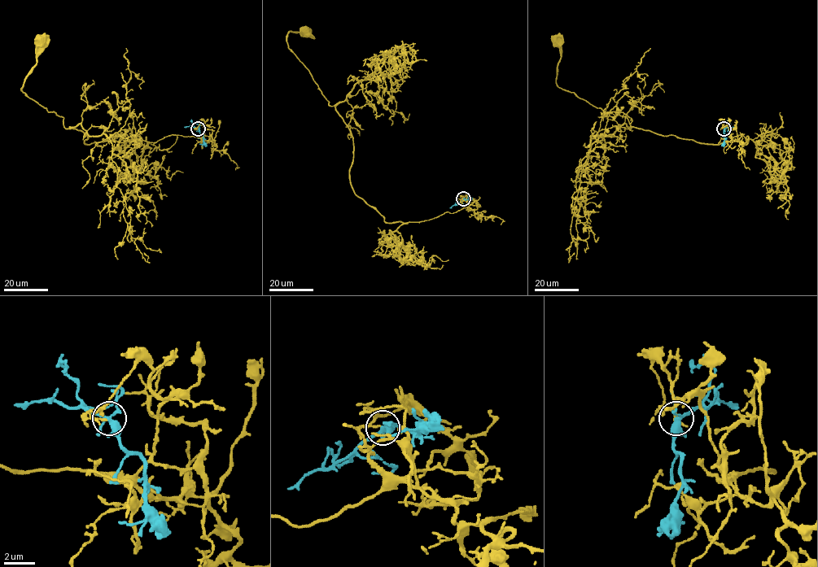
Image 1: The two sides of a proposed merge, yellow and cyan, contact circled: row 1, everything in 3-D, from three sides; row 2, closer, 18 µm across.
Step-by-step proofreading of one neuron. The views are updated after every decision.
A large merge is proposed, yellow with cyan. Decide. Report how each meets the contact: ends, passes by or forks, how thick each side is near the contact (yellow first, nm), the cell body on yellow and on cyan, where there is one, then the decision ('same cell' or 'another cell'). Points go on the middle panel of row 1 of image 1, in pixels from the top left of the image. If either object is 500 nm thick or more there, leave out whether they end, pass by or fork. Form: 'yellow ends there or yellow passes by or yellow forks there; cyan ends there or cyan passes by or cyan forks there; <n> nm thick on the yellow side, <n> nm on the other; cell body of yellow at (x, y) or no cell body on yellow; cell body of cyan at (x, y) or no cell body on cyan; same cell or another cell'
yellow ends there; cyan forks there; 110 nm thick on the yellow side, 280 nm on the other; cell body of yellow at (306, 32); no cell body on cyan; another cell

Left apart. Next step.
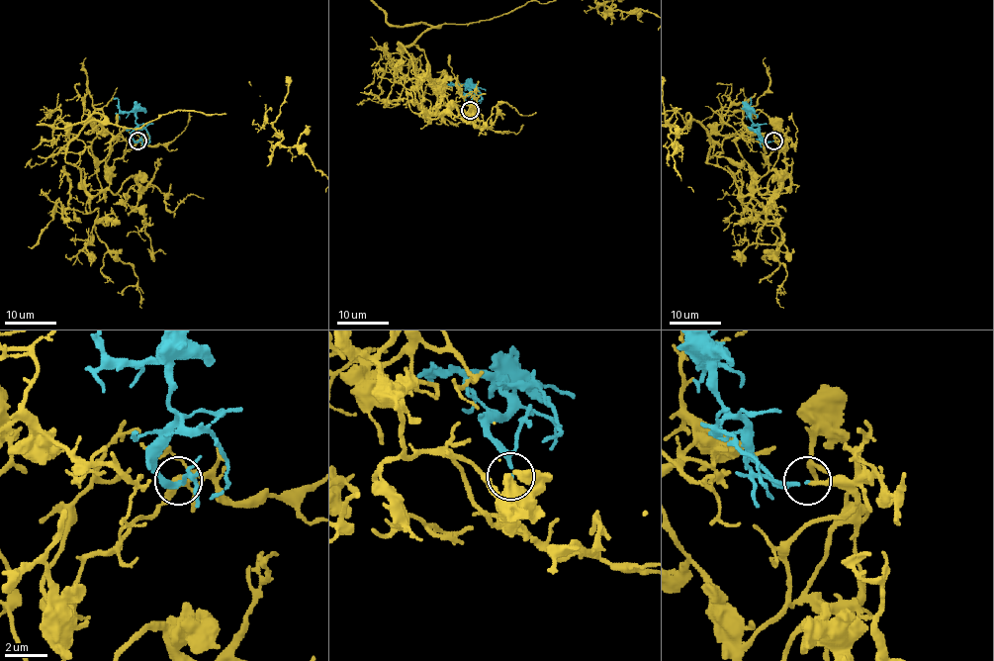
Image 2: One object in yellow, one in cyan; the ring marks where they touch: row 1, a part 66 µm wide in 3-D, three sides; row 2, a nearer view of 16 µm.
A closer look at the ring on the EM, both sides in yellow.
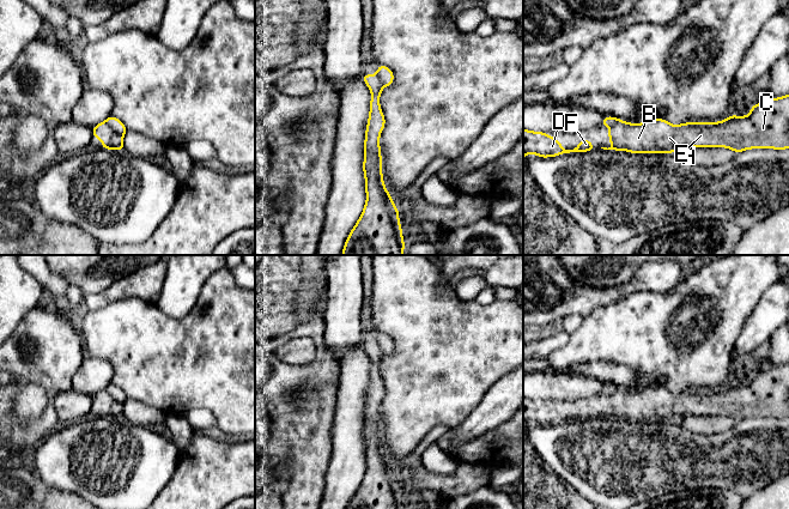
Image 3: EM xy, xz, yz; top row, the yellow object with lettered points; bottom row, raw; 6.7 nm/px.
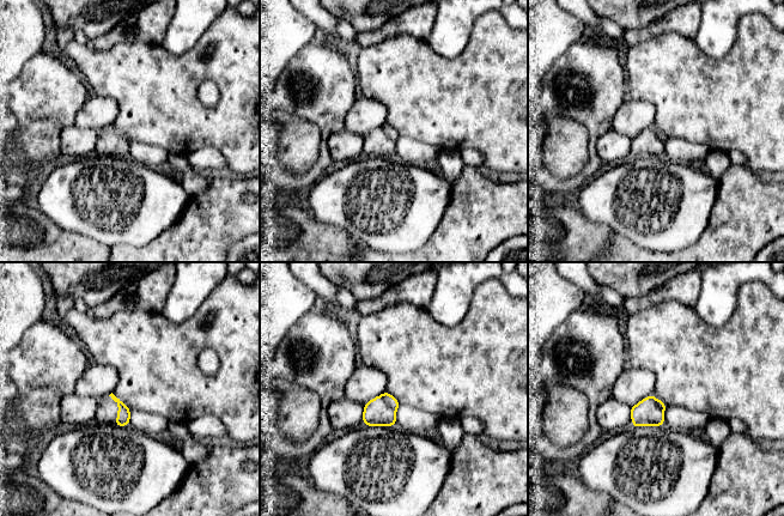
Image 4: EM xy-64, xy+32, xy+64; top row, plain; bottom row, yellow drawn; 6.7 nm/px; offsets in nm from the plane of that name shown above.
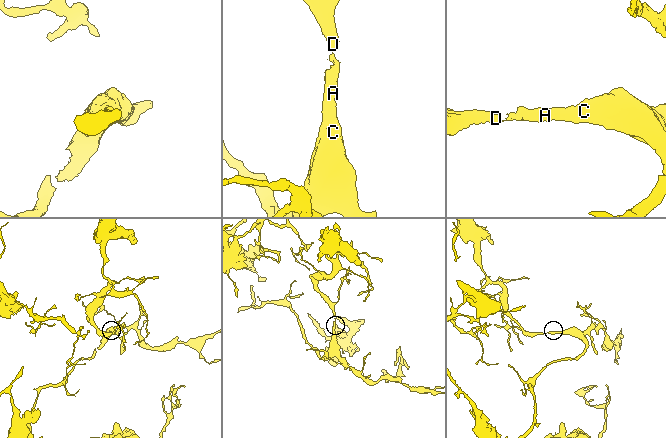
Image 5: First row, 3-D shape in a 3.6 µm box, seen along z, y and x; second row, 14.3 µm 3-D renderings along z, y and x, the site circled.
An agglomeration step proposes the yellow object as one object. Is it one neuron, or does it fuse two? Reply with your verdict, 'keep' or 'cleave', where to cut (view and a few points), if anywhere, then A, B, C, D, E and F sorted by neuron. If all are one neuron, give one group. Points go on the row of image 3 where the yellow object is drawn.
keep | no cut | A B C D E F

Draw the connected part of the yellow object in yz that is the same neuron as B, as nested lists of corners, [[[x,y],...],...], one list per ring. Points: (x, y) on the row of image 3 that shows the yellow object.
[[[789,93],[752,104],[746,116],[730,115],[718,122],[685,122],[672,125],[663,119],[653,119],[642,123],[630,123],[613,116],[606,116],[601,126],[609,127],[607,137],[611,146],[603,150],[626,151],[631,153],[670,153],[686,147],[724,147],[735,153],[752,149],[789,149]]]

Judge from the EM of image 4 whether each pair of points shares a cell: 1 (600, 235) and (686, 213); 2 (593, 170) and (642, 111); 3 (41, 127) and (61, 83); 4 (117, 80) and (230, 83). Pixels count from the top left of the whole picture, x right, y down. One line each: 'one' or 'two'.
1: two
2: two
3: one
4: one

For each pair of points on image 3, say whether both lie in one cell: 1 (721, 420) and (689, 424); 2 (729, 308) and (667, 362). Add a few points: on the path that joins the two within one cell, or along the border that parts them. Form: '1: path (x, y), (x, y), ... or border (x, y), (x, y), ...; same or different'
1: path (712, 424), (697, 424); same
2: path (720, 326), (698, 349), (685, 355); same

